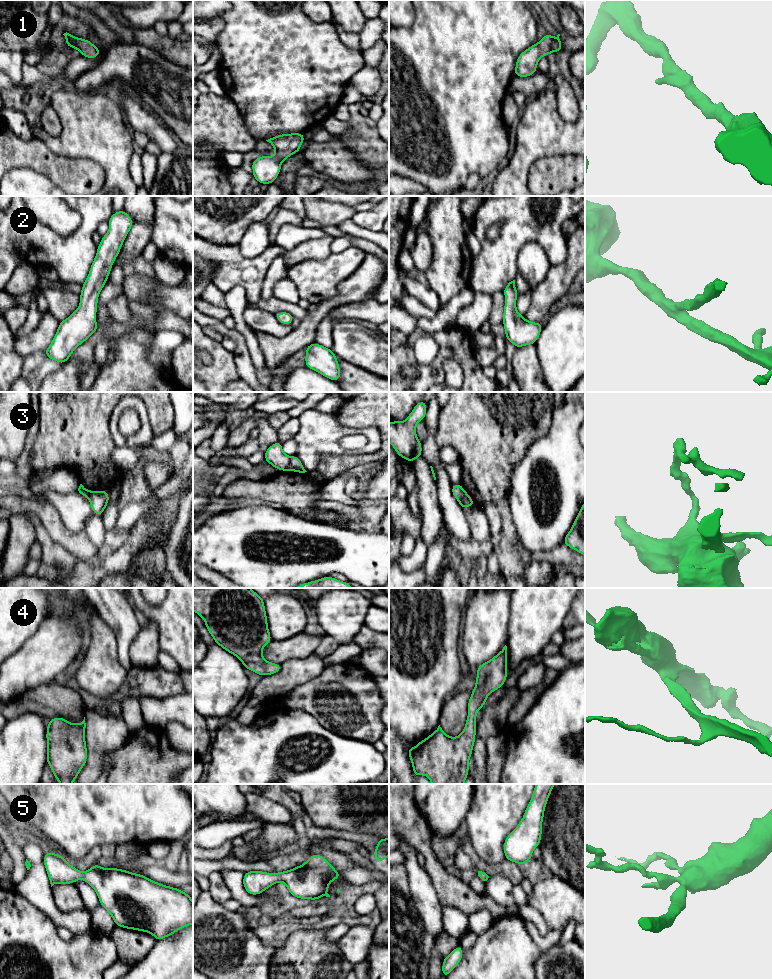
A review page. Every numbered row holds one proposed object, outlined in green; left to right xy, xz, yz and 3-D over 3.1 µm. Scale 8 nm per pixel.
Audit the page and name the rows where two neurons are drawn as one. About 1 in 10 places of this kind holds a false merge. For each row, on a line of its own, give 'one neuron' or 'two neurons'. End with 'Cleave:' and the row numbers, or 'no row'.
1: one neuron
2: one neuron
3: two neurons
4: one neuron
5: one neuron
Cleave: 3

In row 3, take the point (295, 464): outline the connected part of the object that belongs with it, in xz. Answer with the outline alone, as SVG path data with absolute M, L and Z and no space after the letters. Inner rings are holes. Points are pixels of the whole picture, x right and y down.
M294 455L290 457L290 462L287 467L287 471L294 471L294 472L299 472L299 473L305 473L307 472L303 465L301 460L297 457L297 455Z

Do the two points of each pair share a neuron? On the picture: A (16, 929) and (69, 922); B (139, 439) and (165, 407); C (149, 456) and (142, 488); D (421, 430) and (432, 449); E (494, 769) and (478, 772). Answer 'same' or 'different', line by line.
A: different
B: different
C: same
D: different
E: different

